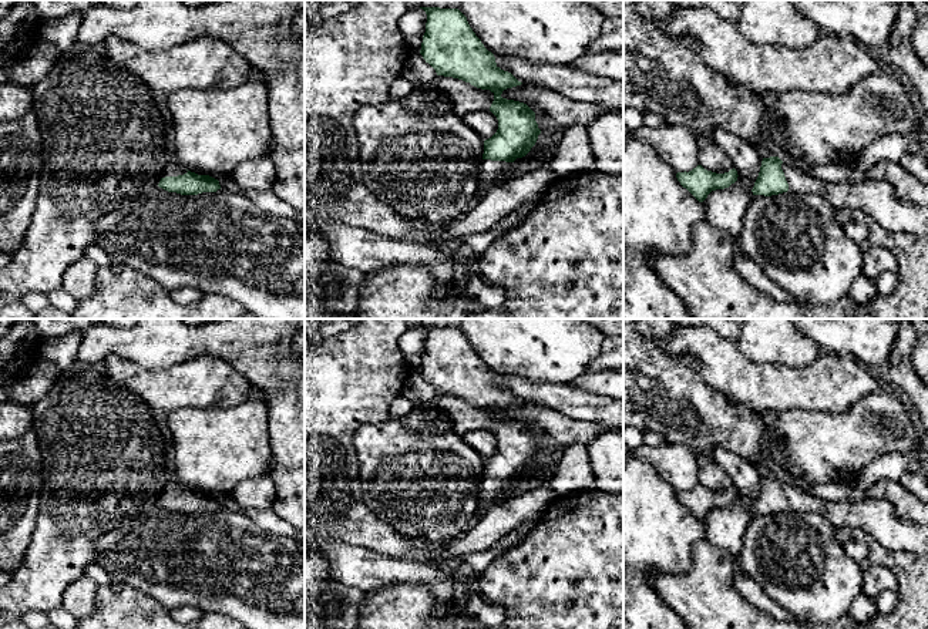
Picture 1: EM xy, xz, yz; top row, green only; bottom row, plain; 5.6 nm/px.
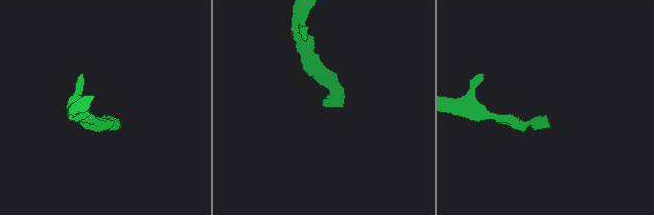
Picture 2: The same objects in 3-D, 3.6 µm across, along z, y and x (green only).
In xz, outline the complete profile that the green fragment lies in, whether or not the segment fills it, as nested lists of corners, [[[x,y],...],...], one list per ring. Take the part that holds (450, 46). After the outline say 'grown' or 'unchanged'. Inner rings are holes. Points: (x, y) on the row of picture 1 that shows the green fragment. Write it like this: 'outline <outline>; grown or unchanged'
outline [[[420,9],[427,14],[426,33],[420,50],[426,63],[436,70],[437,75],[458,78],[477,88],[490,90],[494,94],[490,111],[498,120],[498,130],[491,138],[484,141],[478,189],[485,196],[492,186],[507,182],[510,175],[520,176],[541,169],[541,165],[525,166],[514,164],[517,158],[522,158],[531,151],[541,134],[535,121],[535,112],[527,104],[501,97],[504,90],[521,85],[522,83],[497,65],[494,54],[484,47],[470,27],[467,17],[458,9]]]; grown

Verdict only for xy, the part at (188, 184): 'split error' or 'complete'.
split error

